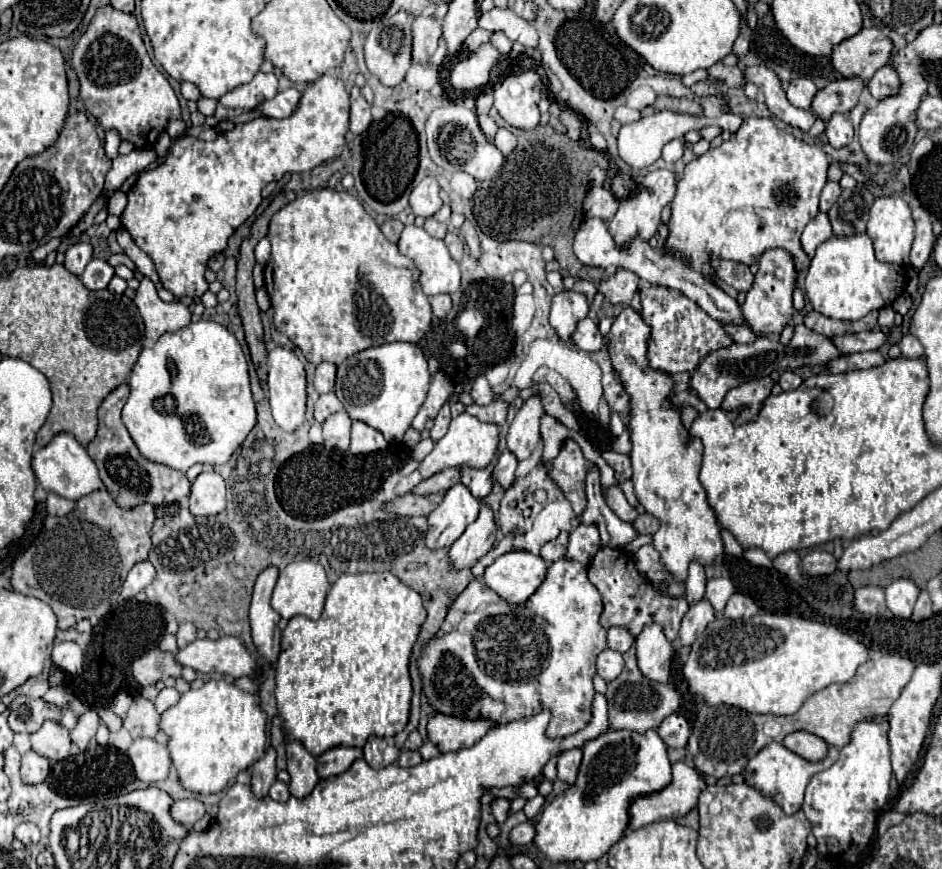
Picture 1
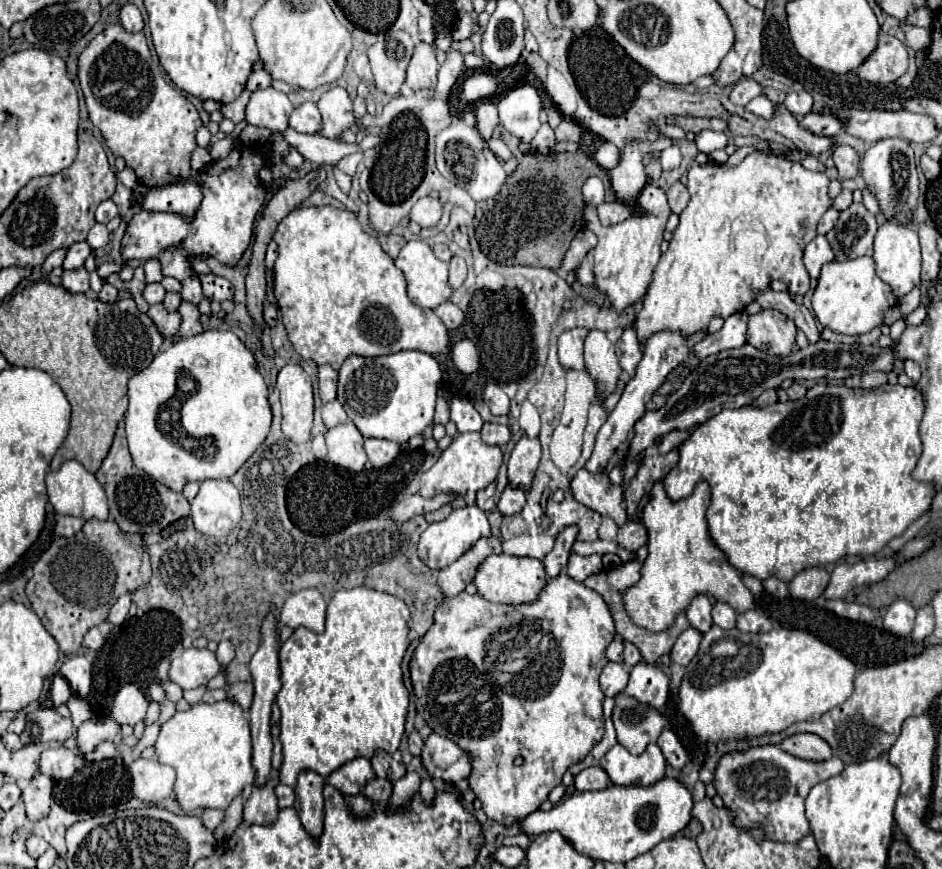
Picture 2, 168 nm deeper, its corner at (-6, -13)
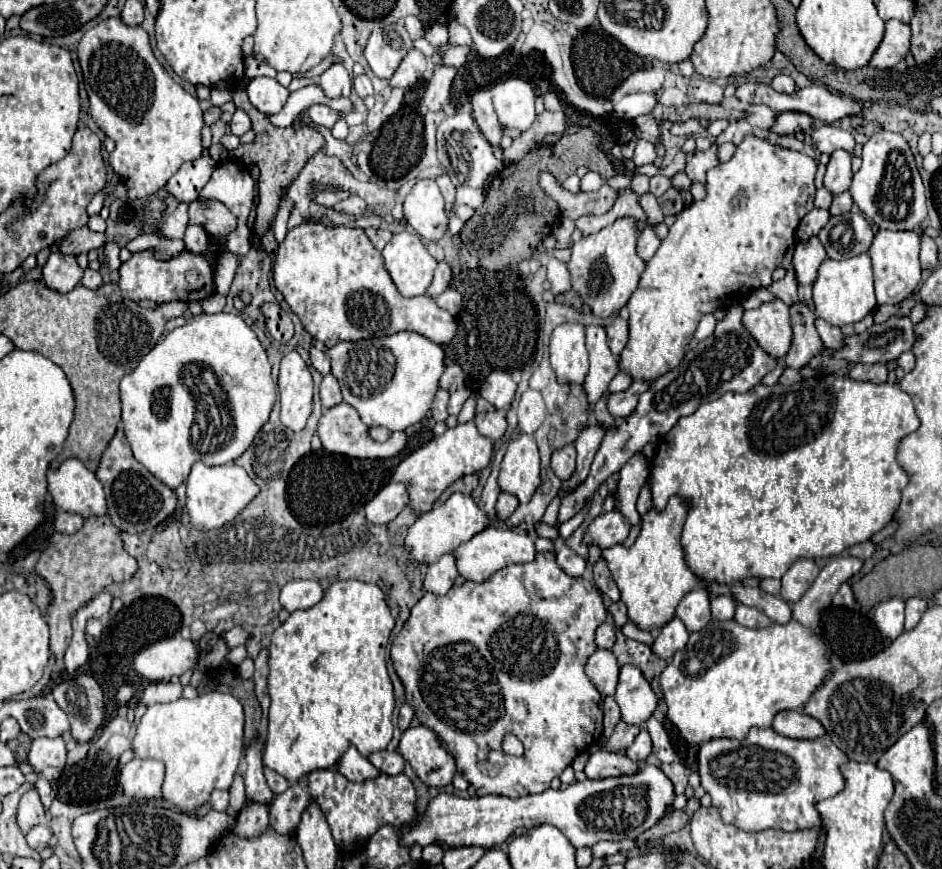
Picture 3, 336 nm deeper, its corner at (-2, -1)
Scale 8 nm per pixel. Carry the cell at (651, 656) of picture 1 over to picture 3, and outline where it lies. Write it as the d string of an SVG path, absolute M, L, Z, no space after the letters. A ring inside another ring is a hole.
M624 665L620 669L618 689L614 695L622 711L622 721L644 725L644 721L654 713L658 697L650 687L650 681L636 665Z

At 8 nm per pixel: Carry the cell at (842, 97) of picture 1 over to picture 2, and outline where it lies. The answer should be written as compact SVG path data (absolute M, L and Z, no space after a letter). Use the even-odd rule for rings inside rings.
M808 113L804 117L798 119L800 127L804 127L810 133L816 135L826 135L832 137L836 135L844 125L840 125L840 121L836 121L836 117L832 117L830 113Z

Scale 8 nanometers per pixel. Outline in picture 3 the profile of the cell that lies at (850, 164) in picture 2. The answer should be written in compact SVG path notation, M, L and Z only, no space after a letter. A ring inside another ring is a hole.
M836 149L836 153L830 155L830 163L824 175L824 185L832 191L832 195L838 195L850 187L852 181L852 155L844 149Z

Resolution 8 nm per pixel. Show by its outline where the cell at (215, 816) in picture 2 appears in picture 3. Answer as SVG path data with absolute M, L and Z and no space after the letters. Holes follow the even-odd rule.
M214 791L210 795L210 801L208 803L216 811L226 811L226 807L228 807L228 791Z

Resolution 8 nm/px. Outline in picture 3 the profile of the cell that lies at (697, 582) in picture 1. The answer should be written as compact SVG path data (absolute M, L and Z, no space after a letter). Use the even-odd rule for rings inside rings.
M704 587L692 589L676 607L676 617L682 619L688 631L700 631L710 621L710 599Z

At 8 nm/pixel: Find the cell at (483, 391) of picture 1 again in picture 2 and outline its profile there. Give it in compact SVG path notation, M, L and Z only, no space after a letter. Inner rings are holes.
M488 383L486 385L484 403L490 407L490 411L494 415L508 415L508 411L510 411L510 397L496 383Z

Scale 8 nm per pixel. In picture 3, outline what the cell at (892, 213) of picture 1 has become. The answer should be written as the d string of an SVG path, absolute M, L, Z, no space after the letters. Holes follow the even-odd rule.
M878 229L870 245L870 257L874 267L874 287L878 305L896 305L908 299L920 283L920 237L914 231L890 231Z

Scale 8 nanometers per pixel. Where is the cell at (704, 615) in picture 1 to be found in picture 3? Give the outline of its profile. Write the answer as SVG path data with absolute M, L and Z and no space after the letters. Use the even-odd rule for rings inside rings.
M674 617L670 623L664 625L664 629L660 631L660 635L656 637L656 641L654 641L654 645L652 645L652 651L654 651L658 657L670 661L672 655L674 655L678 649L684 649L686 641L688 641L688 635L690 635L690 633L688 633L686 625L684 625L678 617Z

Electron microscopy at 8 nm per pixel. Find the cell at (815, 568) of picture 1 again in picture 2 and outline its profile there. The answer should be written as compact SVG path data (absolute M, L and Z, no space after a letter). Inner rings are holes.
M808 567L800 571L792 581L790 581L790 595L800 601L816 601L826 585L828 585L830 573L822 567Z

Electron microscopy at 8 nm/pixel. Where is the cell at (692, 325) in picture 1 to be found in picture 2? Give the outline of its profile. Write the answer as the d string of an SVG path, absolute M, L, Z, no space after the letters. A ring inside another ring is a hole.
M664 331L664 333L654 333L654 335L648 339L648 343L646 343L646 347L644 347L644 357L642 357L642 361L638 363L634 377L626 383L618 405L614 407L612 413L608 413L606 423L600 427L600 431L598 431L598 435L596 435L594 451L592 451L590 459L588 459L586 465L584 465L590 473L602 473L604 467L606 467L606 463L610 461L610 457L616 453L616 449L626 443L628 433L632 431L634 423L644 415L646 403L648 403L650 397L654 395L656 385L660 385L660 381L664 381L664 377L672 371L672 365L678 365L680 361L688 361L688 369L694 369L694 367L698 365L698 357L692 357L692 345L694 345L696 341L700 341L702 337L706 337L706 331L694 333L694 335L690 335L690 337L682 337L680 333Z

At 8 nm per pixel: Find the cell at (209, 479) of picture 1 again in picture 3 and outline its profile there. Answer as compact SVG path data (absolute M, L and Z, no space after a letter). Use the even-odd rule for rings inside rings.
M194 463L186 485L188 485L186 509L190 515L190 523L200 531L210 531L210 529L218 529L226 525L258 495L256 483L248 477L248 473L242 467L234 463L226 463L220 467L208 467L204 463Z

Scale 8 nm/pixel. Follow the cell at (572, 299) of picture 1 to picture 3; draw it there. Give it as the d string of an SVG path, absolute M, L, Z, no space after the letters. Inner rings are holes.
M562 323L550 339L550 363L560 383L584 383L588 373L588 351L584 347L584 325Z

